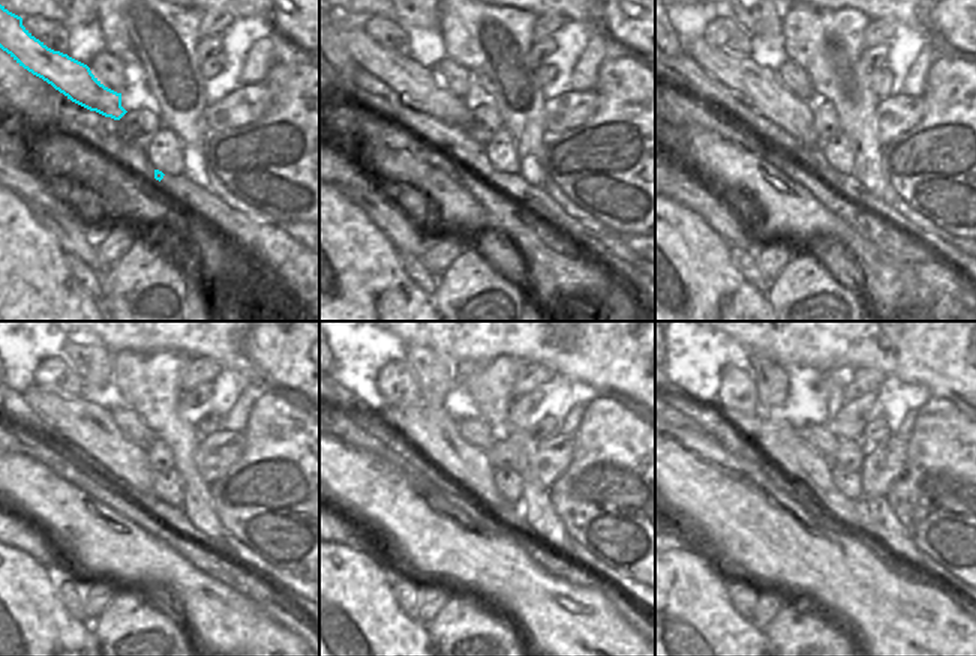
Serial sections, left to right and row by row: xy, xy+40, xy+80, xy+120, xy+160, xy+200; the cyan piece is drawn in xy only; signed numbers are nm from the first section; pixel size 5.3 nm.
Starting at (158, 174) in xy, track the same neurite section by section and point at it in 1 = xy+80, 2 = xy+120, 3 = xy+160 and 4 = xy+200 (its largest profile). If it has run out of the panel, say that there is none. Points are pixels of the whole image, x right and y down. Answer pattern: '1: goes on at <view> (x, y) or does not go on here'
1: goes on at xy+80 (831, 173)
2: goes on at xy+120 (161, 506)
3: goes on at xy+160 (428, 427)
4: goes on at xy+200 (774, 437)

